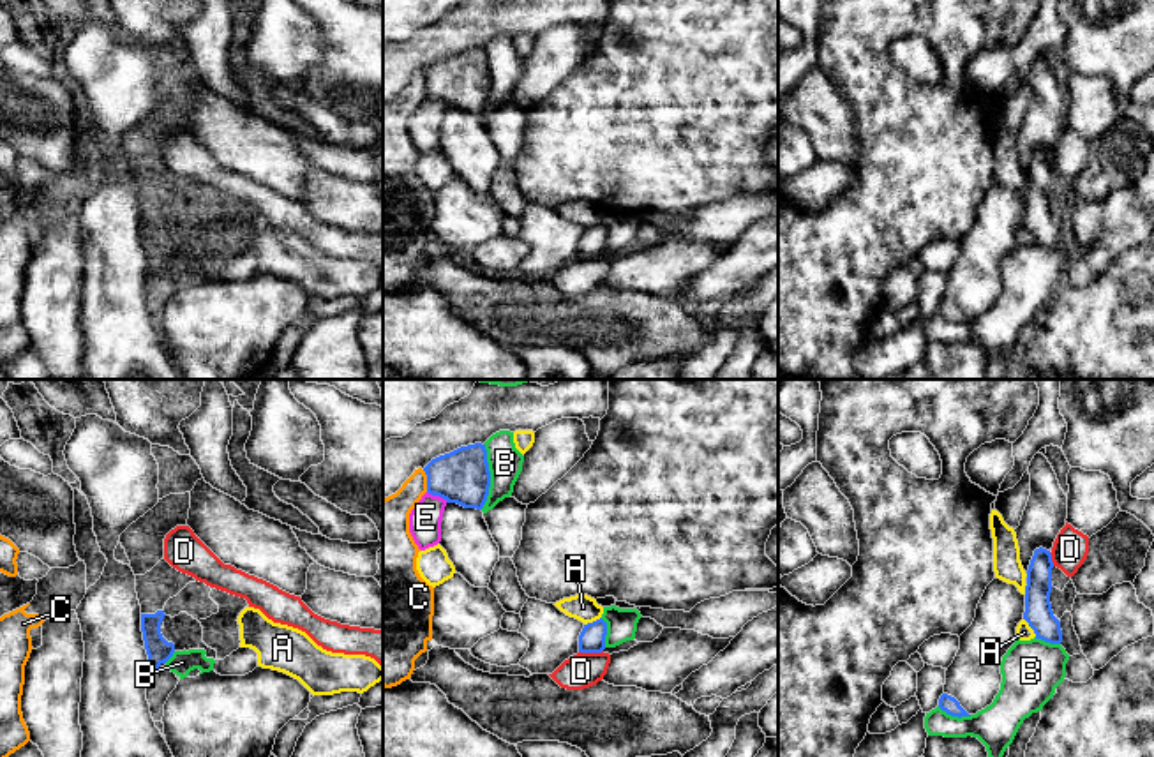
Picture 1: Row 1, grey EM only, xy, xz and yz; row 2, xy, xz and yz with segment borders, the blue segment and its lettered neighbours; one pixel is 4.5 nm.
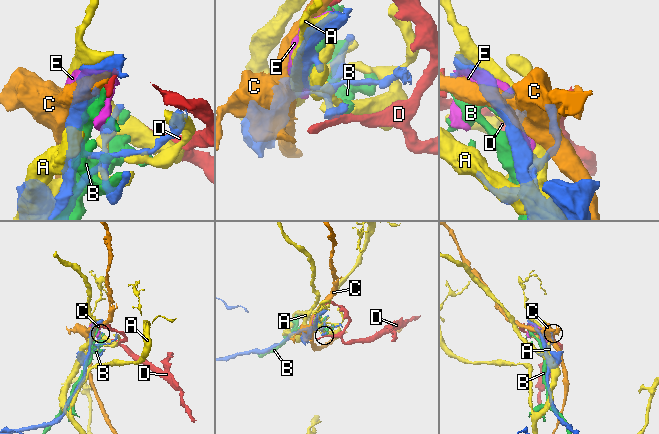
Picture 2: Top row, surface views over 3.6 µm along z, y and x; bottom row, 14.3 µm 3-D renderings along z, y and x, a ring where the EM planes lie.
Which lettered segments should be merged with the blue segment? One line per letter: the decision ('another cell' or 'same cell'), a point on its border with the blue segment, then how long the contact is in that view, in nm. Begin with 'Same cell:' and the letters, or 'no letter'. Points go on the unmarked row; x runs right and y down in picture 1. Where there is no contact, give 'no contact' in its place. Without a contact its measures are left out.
Same cell: no letter
A: another cell; contact yz (1029, 230); length 110 nm
B: another cell; contact xz (489, 82); length 300 nm
C: another cell; contact xz (427, 85); length 110 nm
D: another cell; contact xz (591, 256); length 110 nm
E: another cell; contact xz (438, 99); length 110 nm

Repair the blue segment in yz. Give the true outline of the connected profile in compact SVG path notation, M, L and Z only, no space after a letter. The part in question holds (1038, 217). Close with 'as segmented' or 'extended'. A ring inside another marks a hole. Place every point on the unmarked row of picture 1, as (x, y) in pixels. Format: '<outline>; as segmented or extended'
M1043 152L1036 154L1027 175L1023 224L1034 235L1036 244L1060 249L1060 226L1053 221L1050 208L1050 198L1053 192L1052 173L1053 166L1050 155Z; as segmented

